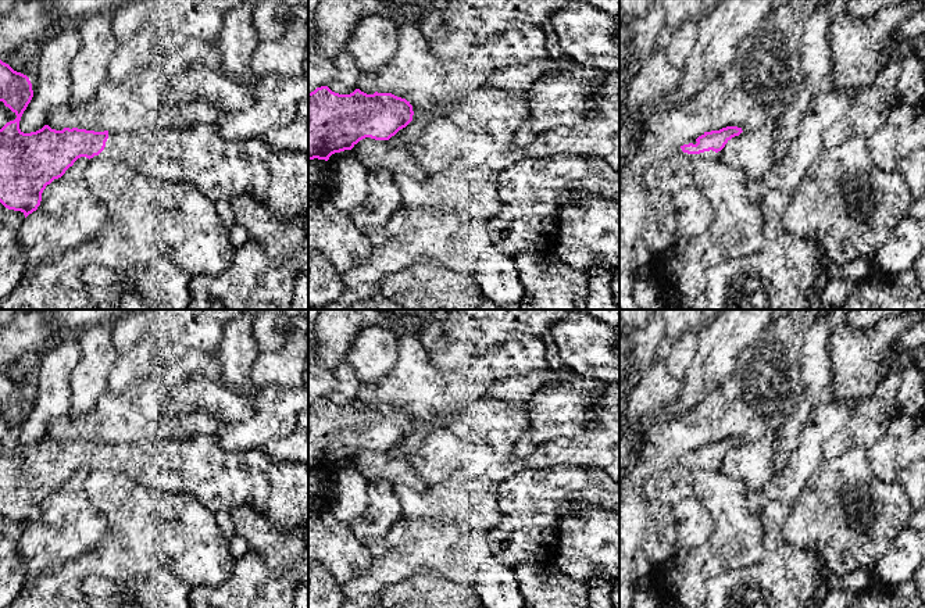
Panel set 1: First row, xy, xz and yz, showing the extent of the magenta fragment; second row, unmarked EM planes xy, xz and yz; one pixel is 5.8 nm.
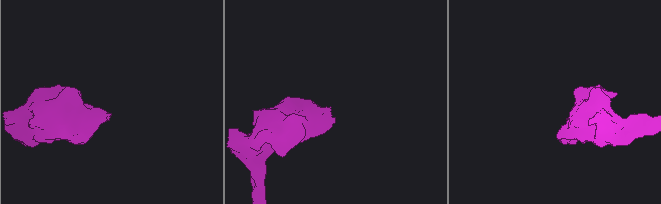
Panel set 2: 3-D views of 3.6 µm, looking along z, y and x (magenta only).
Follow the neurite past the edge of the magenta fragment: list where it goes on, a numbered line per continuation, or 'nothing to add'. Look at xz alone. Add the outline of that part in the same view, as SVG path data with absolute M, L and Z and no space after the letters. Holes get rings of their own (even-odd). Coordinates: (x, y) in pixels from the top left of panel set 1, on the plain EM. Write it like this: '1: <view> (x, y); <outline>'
nothing to add

